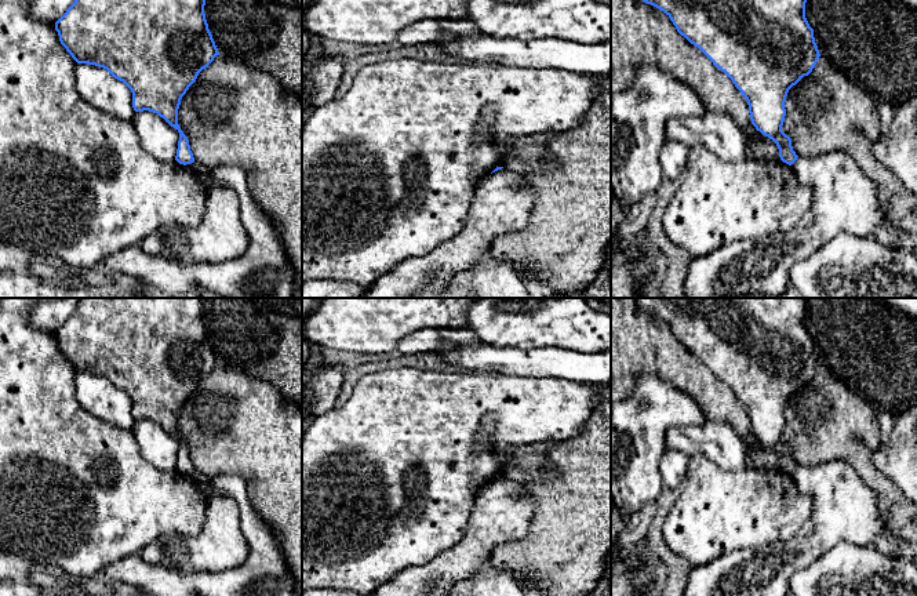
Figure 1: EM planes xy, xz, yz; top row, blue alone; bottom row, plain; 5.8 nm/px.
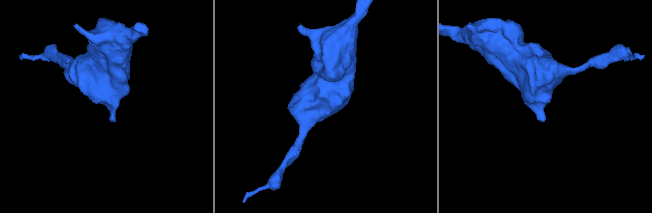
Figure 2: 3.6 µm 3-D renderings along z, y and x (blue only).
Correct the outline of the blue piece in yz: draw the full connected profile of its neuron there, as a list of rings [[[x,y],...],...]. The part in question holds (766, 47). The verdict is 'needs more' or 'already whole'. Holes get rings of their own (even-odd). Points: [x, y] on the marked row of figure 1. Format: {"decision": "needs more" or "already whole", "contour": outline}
{"decision": "already whole", "contour": [[[643,0],[663,11],[677,32],[698,47],[716,68],[724,72],[742,92],[749,105],[752,124],[772,139],[783,163],[797,160],[792,139],[782,131],[786,116],[785,102],[789,90],[815,68],[820,54],[814,29],[805,18],[807,0]]]}

